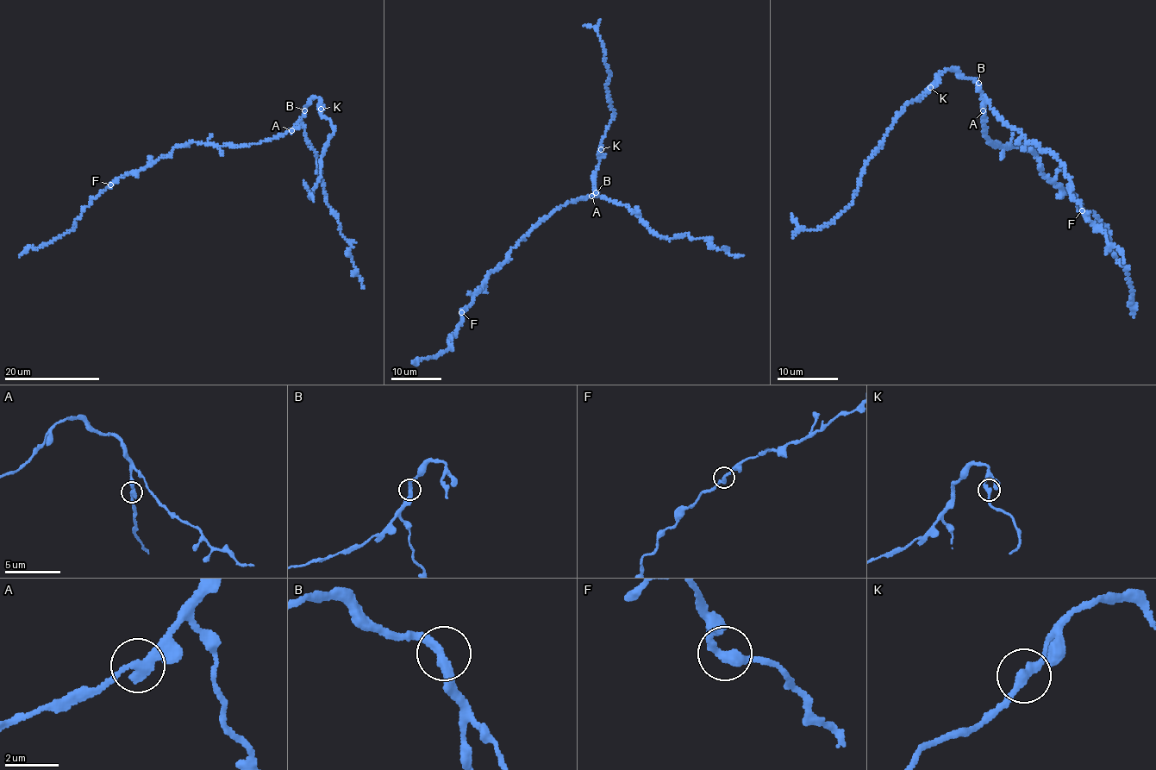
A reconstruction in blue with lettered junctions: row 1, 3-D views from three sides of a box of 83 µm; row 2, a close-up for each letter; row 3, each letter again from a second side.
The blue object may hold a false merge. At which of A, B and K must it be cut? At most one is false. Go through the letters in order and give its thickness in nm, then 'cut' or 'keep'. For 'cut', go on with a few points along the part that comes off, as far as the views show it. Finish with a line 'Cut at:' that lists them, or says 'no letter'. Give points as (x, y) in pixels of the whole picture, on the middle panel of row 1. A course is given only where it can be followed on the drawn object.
A: 320 nm thick; cut; foreign part runs (590, 196), (565, 203), (546, 216), (488, 275), (461, 310), (462, 322), (446, 351), (412, 362)
B: 340 nm thick; keep
K: 300 nm thick; keep
Cut at: A

